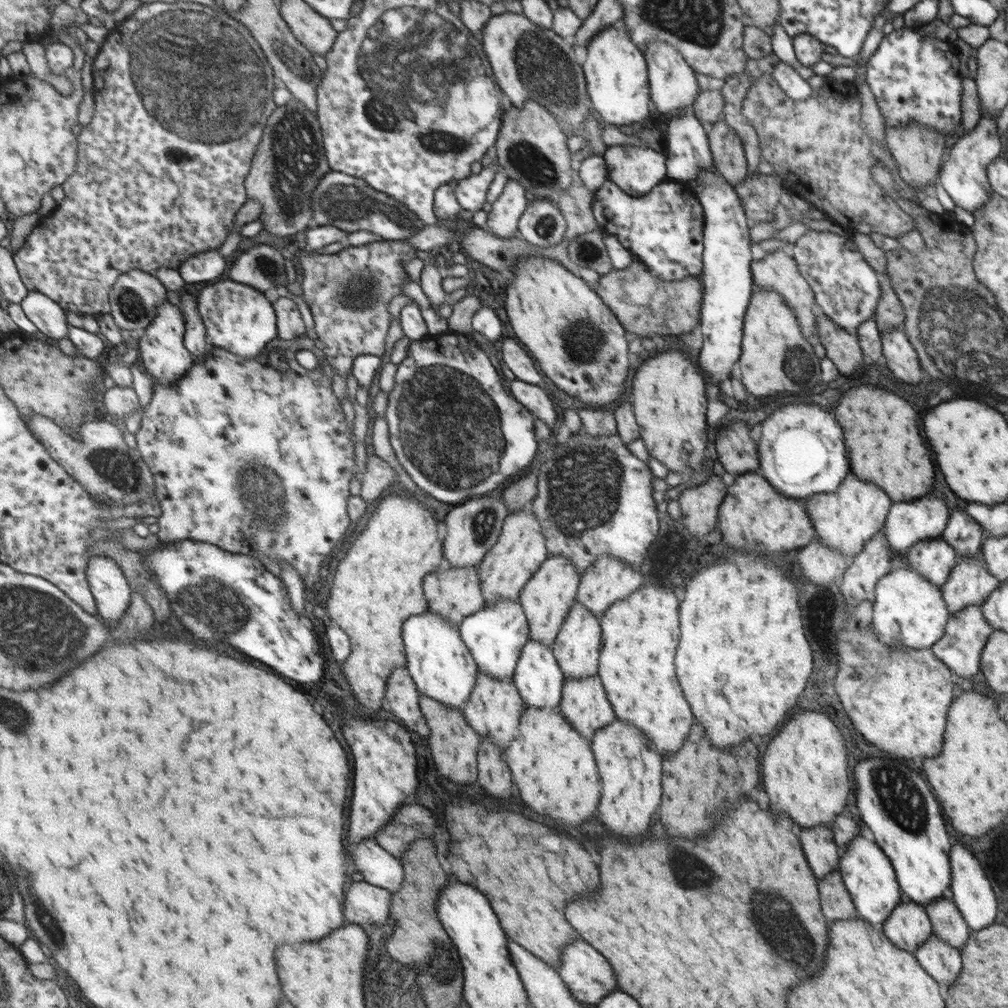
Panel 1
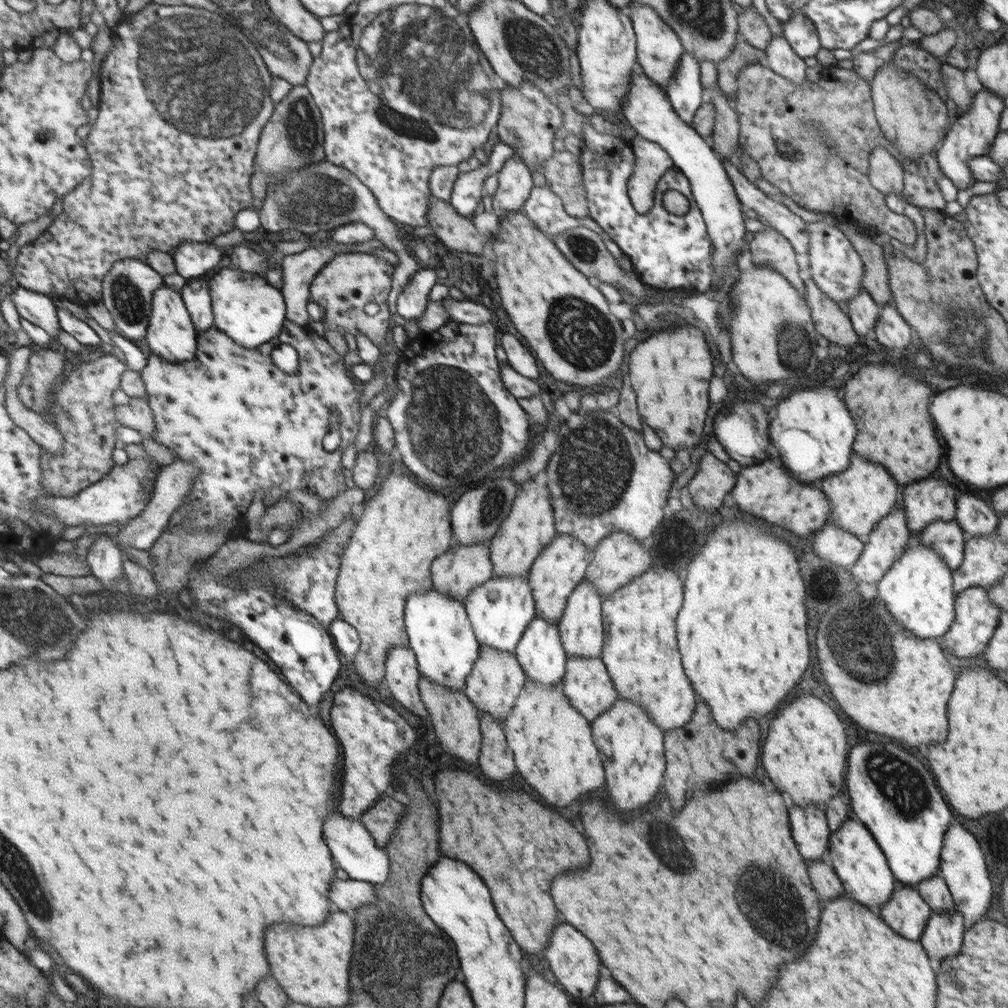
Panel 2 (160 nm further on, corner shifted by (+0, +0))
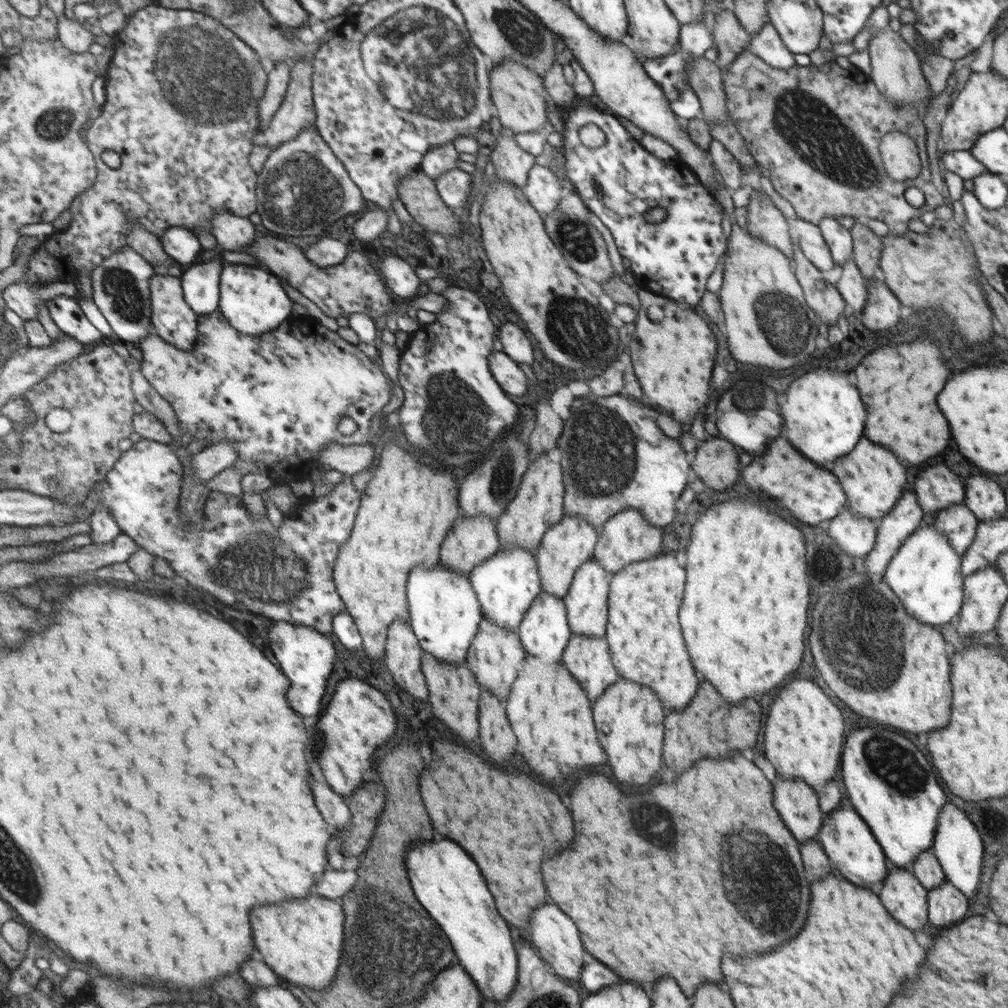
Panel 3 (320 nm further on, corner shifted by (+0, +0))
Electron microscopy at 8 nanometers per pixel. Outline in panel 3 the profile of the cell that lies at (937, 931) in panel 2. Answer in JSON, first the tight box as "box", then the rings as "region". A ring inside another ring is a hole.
{"box":[928,879,967,928],"region":[[[944,879],[930,888],[929,911],[928,922],[933,928],[947,928],[963,918],[967,912],[967,900],[963,892]]]}

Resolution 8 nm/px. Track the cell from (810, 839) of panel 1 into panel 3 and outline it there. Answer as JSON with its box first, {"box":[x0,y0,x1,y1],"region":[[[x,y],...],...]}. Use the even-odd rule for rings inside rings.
{"box":[772,775,821,841],"region":[[[775,775],[772,782],[773,805],[786,828],[795,836],[795,840],[807,841],[817,837],[821,830],[821,812],[817,808],[817,796],[813,788],[801,779],[784,779]]]}

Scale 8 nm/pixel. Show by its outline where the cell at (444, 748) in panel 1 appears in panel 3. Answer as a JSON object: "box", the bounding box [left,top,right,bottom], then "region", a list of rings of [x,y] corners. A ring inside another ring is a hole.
{"box":[420,650,481,744],"region":[[[422,650],[420,667],[428,690],[427,700],[432,706],[432,714],[453,734],[457,734],[459,740],[463,740],[465,744],[475,742],[477,740],[478,703],[481,697],[475,676],[466,661],[463,660],[456,665],[450,665],[445,661],[437,660]]]}

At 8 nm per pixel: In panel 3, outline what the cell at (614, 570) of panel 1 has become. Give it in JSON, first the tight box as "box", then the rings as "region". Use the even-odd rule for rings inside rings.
{"box":[594,509,661,573],"region":[[[627,509],[614,514],[602,524],[601,531],[602,535],[599,536],[594,555],[596,561],[610,573],[620,571],[627,564],[651,558],[661,546],[659,526],[648,523],[646,518],[635,509]]]}

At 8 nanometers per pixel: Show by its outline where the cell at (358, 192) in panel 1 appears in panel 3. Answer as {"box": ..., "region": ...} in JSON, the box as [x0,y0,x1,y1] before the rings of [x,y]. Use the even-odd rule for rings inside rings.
{"box":[258,127,370,236],"region":[[[315,127],[303,129],[297,140],[289,140],[272,151],[265,170],[258,173],[258,214],[275,236],[325,236],[329,225],[345,214],[370,207],[363,188],[350,177],[346,165],[323,140]]]}

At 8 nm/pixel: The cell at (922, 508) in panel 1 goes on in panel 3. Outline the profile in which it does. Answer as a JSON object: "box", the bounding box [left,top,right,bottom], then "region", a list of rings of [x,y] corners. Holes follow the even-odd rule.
{"box":[912,464,963,514],"region":[[[943,464],[925,468],[921,476],[915,477],[912,487],[922,511],[927,514],[963,500],[963,486],[957,476]]]}

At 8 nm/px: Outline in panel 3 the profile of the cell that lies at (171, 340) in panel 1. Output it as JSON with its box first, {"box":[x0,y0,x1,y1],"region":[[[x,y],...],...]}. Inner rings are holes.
{"box":[150,274,199,352],"region":[[[154,274],[150,278],[152,296],[152,324],[155,332],[163,337],[165,342],[189,352],[195,348],[199,338],[198,315],[186,301],[182,277]]]}

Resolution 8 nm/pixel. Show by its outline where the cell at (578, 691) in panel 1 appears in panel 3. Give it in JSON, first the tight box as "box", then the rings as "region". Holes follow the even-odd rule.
{"box":[562,635,619,702],"region":[[[570,635],[562,662],[591,702],[619,678],[604,636]]]}

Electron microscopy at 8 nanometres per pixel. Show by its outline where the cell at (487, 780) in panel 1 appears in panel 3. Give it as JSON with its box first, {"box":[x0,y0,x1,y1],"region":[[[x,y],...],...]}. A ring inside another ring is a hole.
{"box":[478,689,515,762],"region":[[[485,689],[478,703],[478,724],[479,746],[487,760],[503,762],[511,758],[515,750],[515,736],[499,700]]]}

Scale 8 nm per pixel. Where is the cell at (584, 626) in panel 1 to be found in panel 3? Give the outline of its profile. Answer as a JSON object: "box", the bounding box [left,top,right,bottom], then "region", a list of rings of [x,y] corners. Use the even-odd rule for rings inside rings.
{"box":[561,560,611,637],"region":[[[586,560],[573,573],[572,581],[566,595],[561,598],[565,605],[565,615],[571,635],[584,637],[603,637],[608,622],[608,599],[610,592],[611,573],[606,571],[596,560]]]}

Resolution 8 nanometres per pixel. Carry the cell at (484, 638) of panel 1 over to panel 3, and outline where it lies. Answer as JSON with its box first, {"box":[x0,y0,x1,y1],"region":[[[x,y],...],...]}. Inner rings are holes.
{"box":[468,545,542,633],"region":[[[519,545],[501,547],[489,559],[482,560],[477,567],[473,567],[468,576],[480,602],[479,612],[482,612],[483,619],[514,633],[517,632],[523,614],[529,610],[531,601],[542,590],[535,552]]]}

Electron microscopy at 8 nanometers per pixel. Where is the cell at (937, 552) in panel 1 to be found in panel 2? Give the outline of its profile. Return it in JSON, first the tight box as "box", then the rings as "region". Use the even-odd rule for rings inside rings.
{"box":[915,520,965,568],"region":[[[934,520],[926,524],[915,539],[924,545],[929,545],[947,564],[957,568],[963,558],[965,543],[961,527],[954,520]]]}

